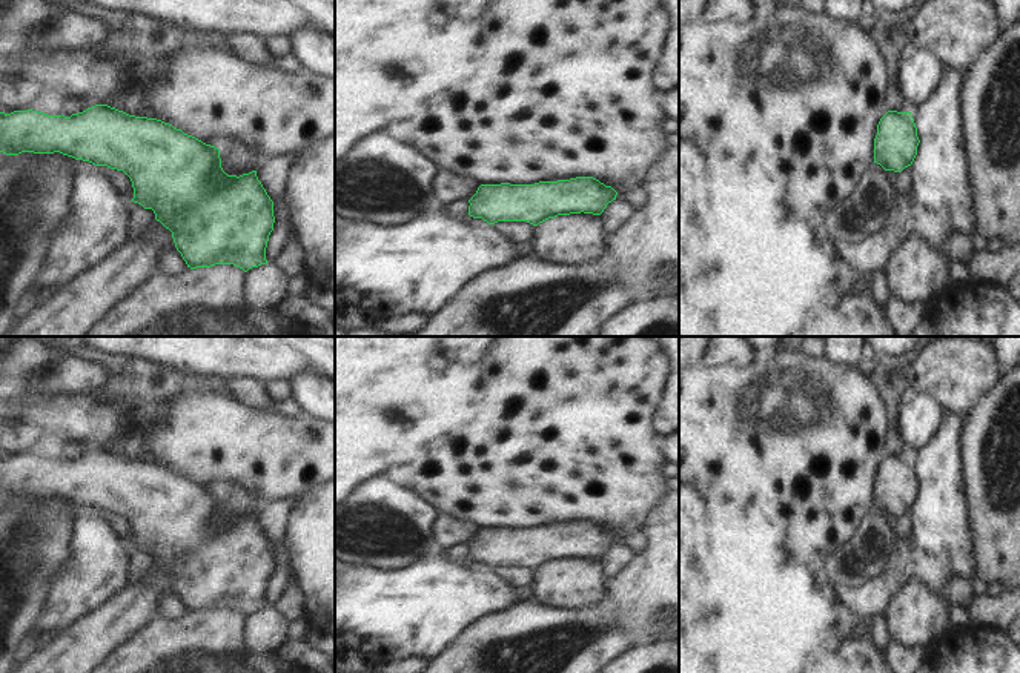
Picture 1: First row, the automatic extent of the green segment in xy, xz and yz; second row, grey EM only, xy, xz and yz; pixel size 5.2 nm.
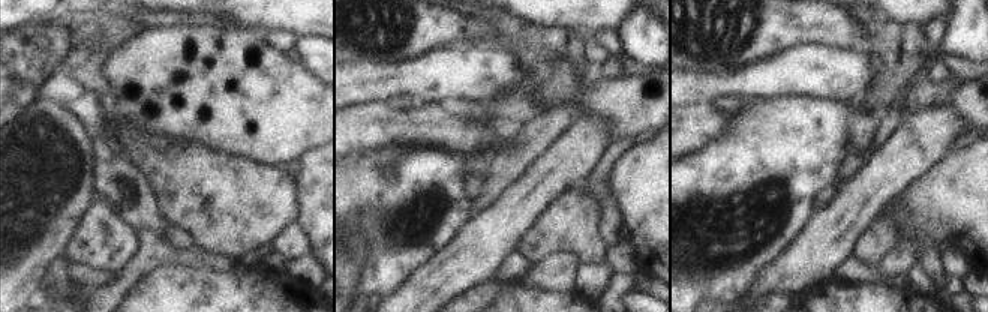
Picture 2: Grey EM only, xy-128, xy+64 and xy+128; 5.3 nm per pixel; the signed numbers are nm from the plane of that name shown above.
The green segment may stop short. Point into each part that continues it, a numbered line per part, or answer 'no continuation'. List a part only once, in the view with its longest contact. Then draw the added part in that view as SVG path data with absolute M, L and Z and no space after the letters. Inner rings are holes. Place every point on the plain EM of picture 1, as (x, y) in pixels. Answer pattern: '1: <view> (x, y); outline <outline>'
no continuation

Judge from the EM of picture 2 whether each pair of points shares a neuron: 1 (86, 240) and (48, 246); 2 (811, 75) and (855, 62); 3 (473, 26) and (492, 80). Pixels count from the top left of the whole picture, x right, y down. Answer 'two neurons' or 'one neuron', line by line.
1: two neurons
2: one neuron
3: two neurons

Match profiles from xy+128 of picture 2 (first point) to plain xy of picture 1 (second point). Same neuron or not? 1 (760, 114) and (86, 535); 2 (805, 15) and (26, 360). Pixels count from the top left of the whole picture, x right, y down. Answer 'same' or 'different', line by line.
1: same
2: same

